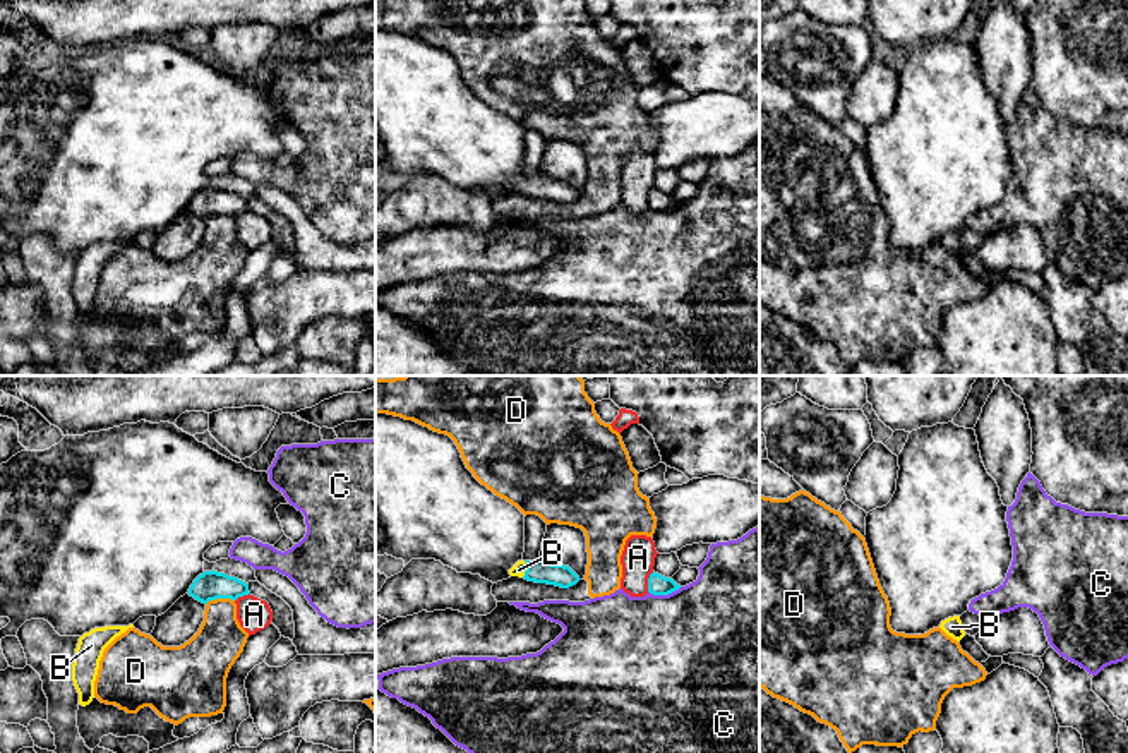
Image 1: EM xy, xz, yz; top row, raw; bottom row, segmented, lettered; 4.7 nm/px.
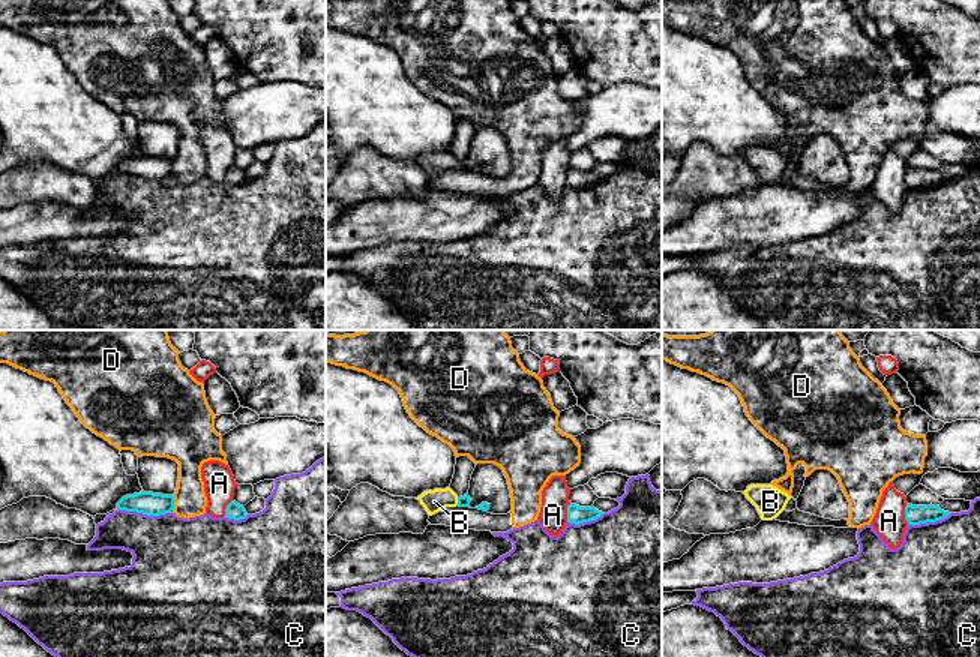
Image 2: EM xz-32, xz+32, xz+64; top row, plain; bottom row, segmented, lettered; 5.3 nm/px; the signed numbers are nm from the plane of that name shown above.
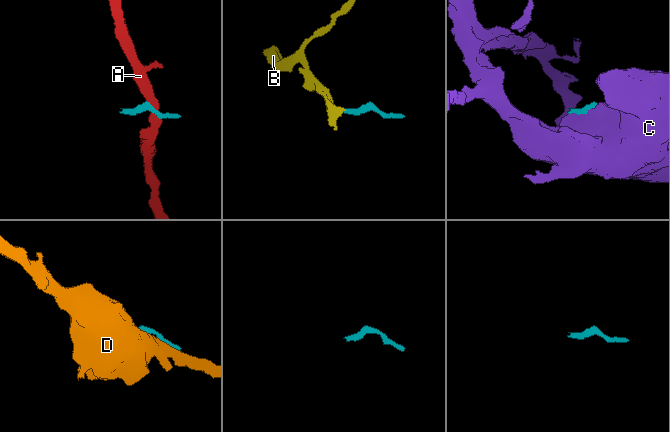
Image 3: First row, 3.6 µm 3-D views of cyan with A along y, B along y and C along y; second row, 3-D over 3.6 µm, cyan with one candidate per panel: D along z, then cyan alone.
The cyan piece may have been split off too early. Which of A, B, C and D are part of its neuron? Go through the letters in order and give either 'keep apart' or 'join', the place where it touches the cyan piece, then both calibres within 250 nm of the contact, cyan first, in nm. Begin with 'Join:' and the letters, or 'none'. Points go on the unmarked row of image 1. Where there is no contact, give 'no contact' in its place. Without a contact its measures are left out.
Join: B
A: keep apart; contact xz (648, 198); calibres 100 and 160 nm
B: join; contact xz (527, 186); calibres 110 and 60 nm
C: keep apart; contact xz (664, 210); calibres 100 and 500 nm
D: keep apart; contact xy (220, 213); calibres 140 and 220 nm

